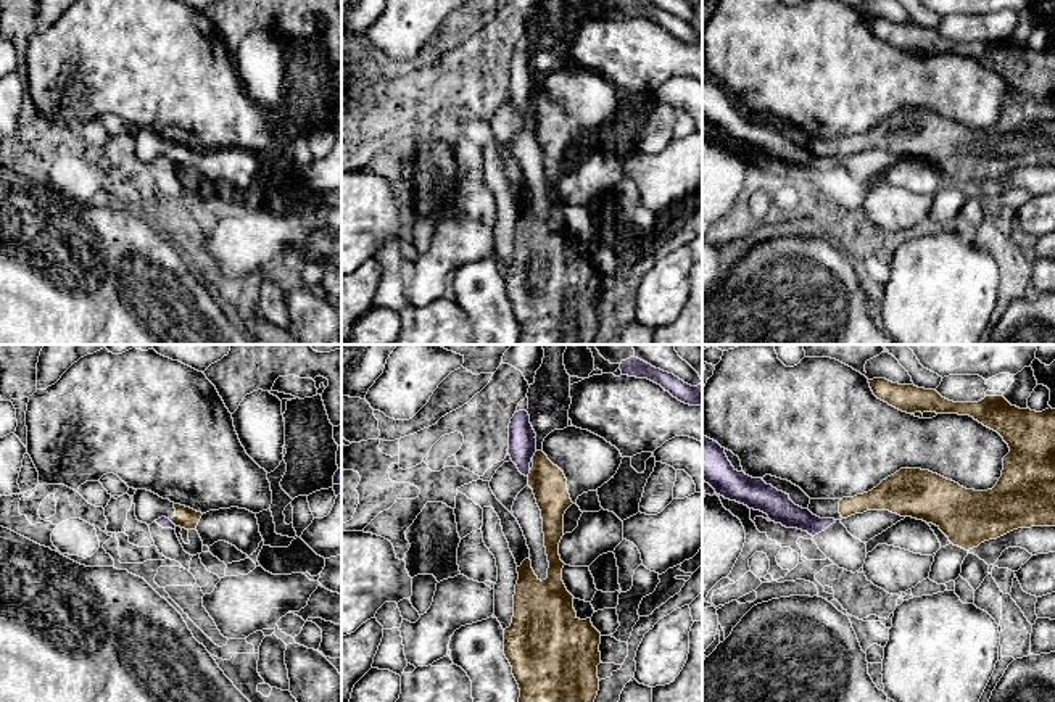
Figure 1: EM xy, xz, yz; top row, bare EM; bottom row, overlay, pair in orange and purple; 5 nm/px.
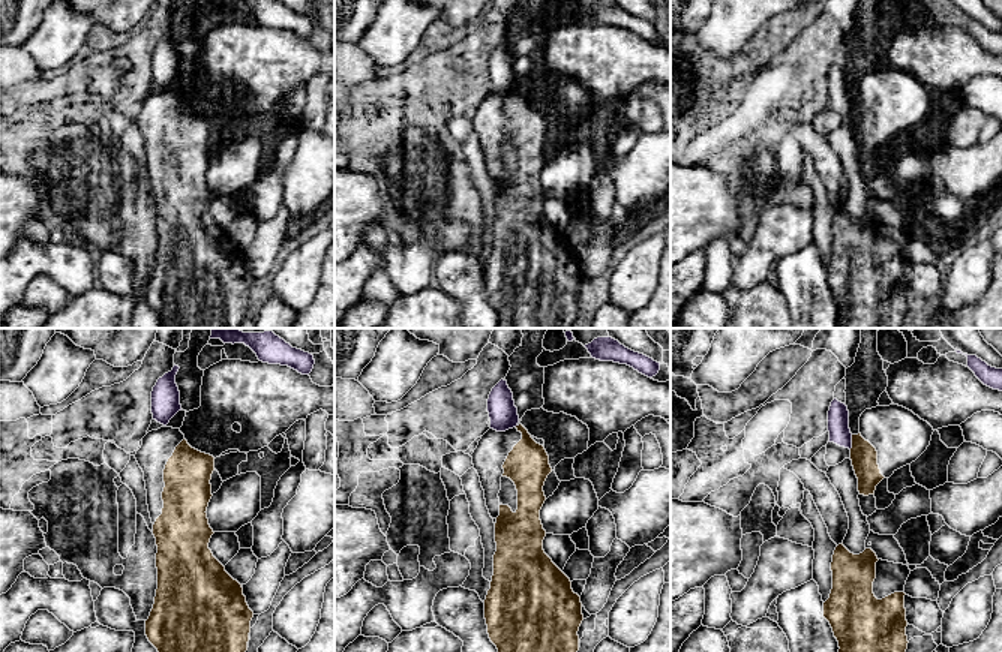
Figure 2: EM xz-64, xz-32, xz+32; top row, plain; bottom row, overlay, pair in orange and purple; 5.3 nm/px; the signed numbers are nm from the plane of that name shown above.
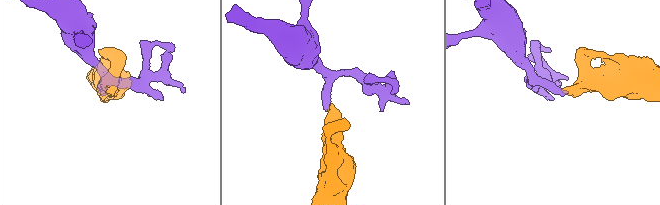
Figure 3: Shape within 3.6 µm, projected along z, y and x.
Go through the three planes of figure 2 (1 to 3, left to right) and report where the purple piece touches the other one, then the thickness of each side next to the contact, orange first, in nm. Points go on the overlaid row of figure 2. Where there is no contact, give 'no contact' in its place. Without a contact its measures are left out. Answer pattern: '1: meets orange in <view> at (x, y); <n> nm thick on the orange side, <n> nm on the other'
1: no contact
2: meets orange in xz-32 at (516, 426); 240 nm thick on the orange side, 150 nm on the other
3: meets orange in xz+32 at (852, 442); 140 nm thick on the orange side, 110 nm on the other

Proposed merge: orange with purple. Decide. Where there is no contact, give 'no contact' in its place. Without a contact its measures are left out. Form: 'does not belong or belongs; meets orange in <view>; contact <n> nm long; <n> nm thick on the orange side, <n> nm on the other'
does not belong; meets orange in xy; contact 50 nm long; 110 nm thick on the orange side, 50 nm on the other

